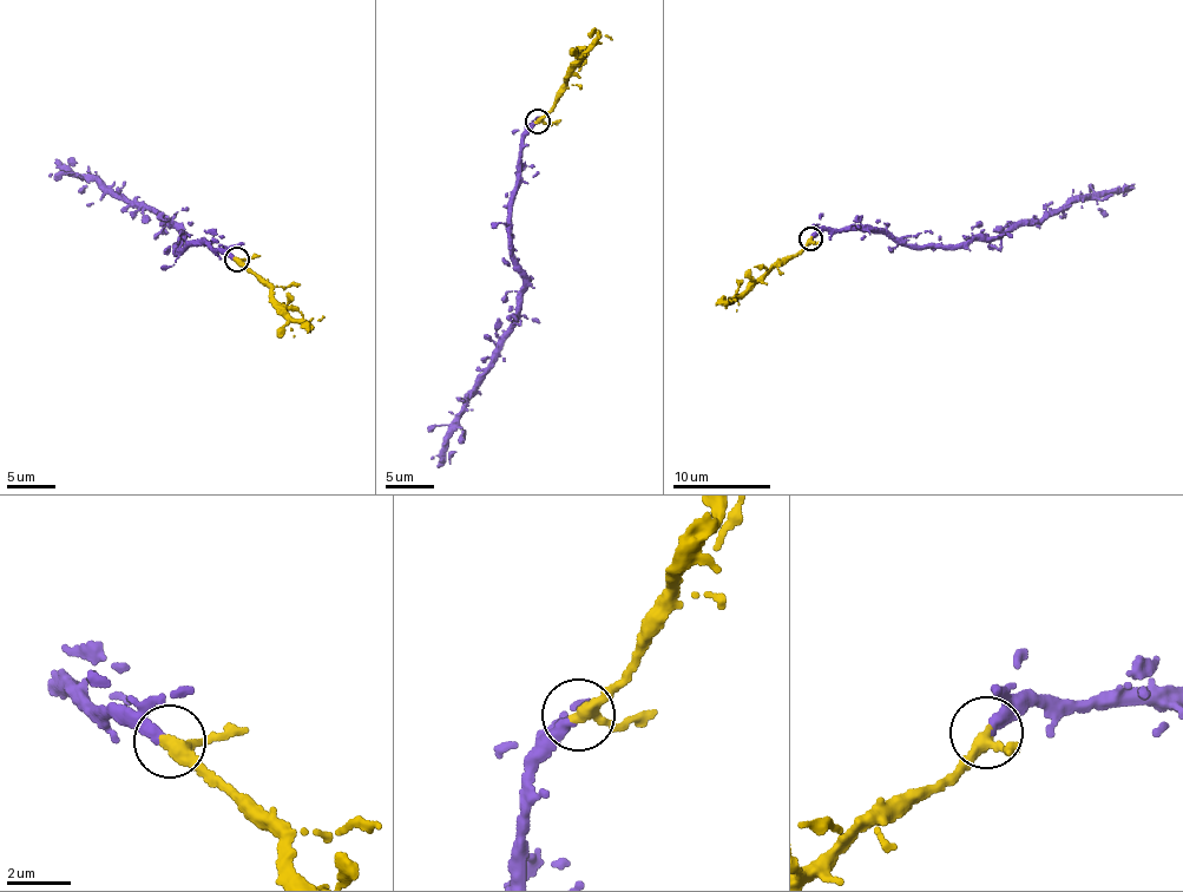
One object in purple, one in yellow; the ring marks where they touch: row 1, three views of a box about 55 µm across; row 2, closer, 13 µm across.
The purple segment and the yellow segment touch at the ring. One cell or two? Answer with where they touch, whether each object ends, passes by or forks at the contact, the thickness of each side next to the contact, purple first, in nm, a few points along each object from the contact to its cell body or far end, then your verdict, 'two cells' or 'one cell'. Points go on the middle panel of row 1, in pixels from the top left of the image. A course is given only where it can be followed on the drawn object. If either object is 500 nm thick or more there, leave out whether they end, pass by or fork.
at (537, 120); purple ends there; yellow passes by; 340 nm thick on the purple side, 340 nm on the other; purple runs (537, 123), (523, 144), (511, 211), (512, 263), (523, 280), (518, 321), (438, 466); yellow runs (537, 120), (553, 106), (559, 89), (586, 51), (600, 37), (611, 39); one cell

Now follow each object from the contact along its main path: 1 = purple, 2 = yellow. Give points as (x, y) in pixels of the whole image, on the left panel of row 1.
1: (235, 257), (205, 241), (181, 253), (173, 246), (181, 235), (166, 220), (56, 159)
2: (236, 258), (263, 282), (295, 320), (313, 326), (323, 316)

